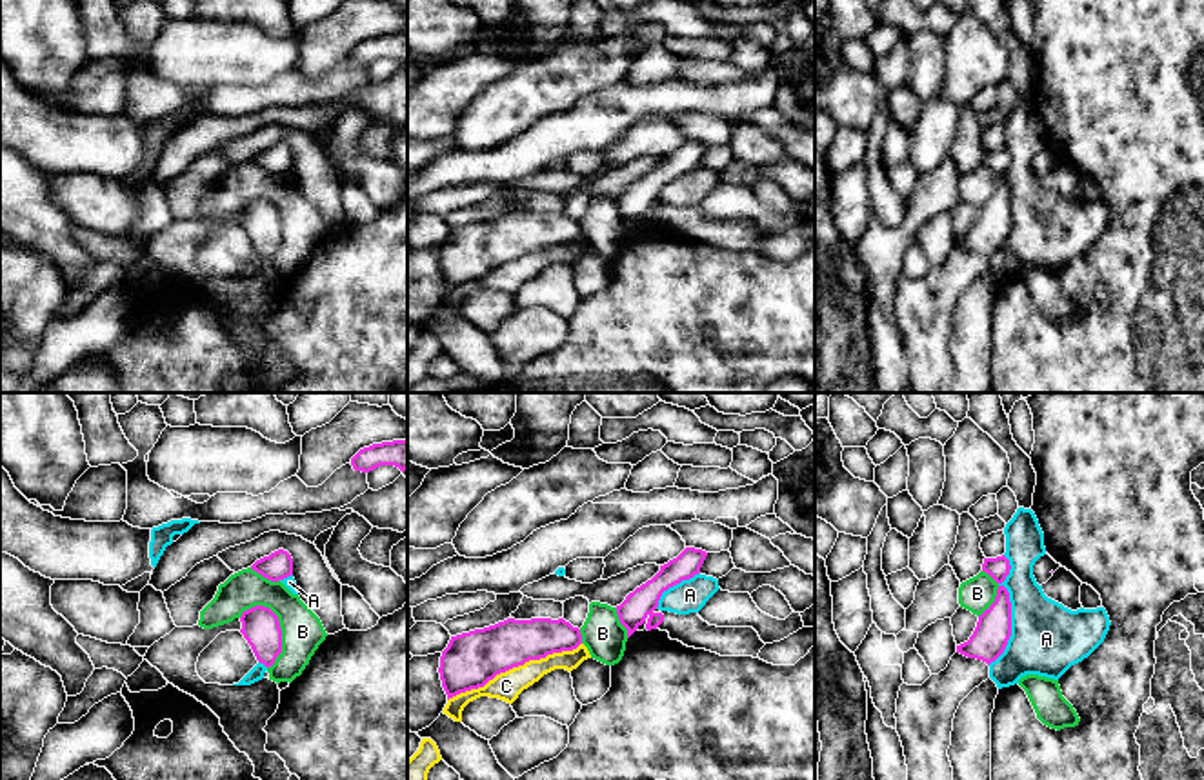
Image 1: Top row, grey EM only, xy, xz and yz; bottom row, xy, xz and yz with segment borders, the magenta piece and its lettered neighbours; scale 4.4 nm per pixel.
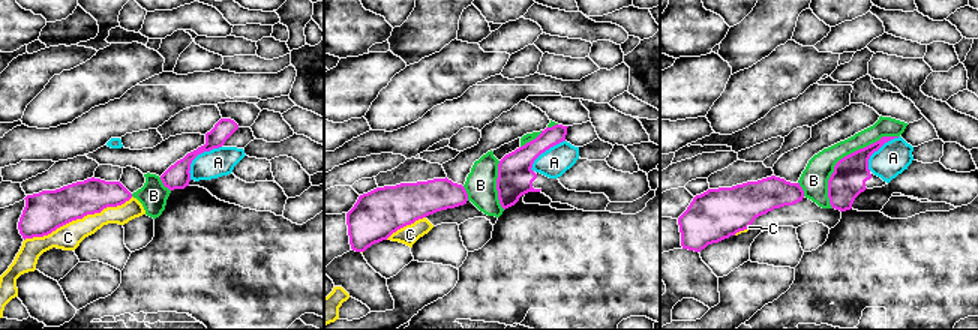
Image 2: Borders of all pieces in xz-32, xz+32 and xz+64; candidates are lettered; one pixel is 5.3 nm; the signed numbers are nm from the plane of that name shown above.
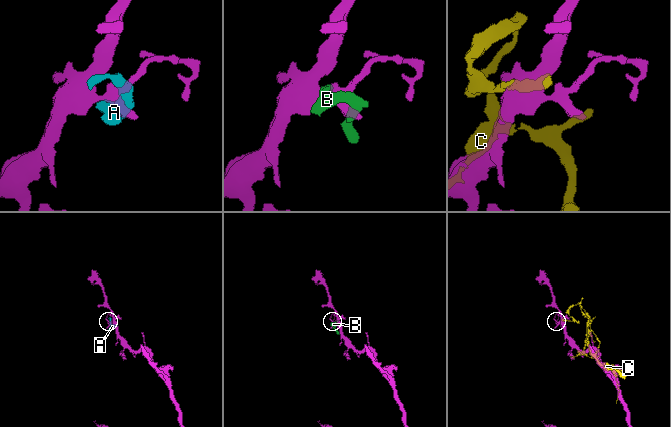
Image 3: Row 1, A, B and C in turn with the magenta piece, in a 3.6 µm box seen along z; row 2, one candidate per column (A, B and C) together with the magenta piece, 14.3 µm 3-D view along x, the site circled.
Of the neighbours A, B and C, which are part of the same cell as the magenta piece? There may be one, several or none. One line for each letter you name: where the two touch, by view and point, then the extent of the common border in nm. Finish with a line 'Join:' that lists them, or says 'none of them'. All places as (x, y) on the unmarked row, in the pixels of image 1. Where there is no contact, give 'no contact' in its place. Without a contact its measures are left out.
Join: none of them

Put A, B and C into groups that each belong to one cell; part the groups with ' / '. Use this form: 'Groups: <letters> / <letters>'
Groups: A / B / C

